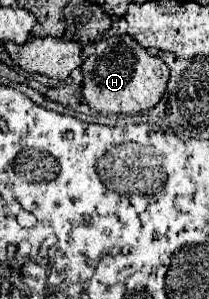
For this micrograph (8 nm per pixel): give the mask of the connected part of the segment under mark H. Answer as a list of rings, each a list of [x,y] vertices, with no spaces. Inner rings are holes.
[[[114,35],[98,41],[96,51],[80,67],[84,75],[82,95],[90,109],[100,113],[140,113],[152,109],[164,95],[168,67],[162,59],[152,57],[128,35]]]

